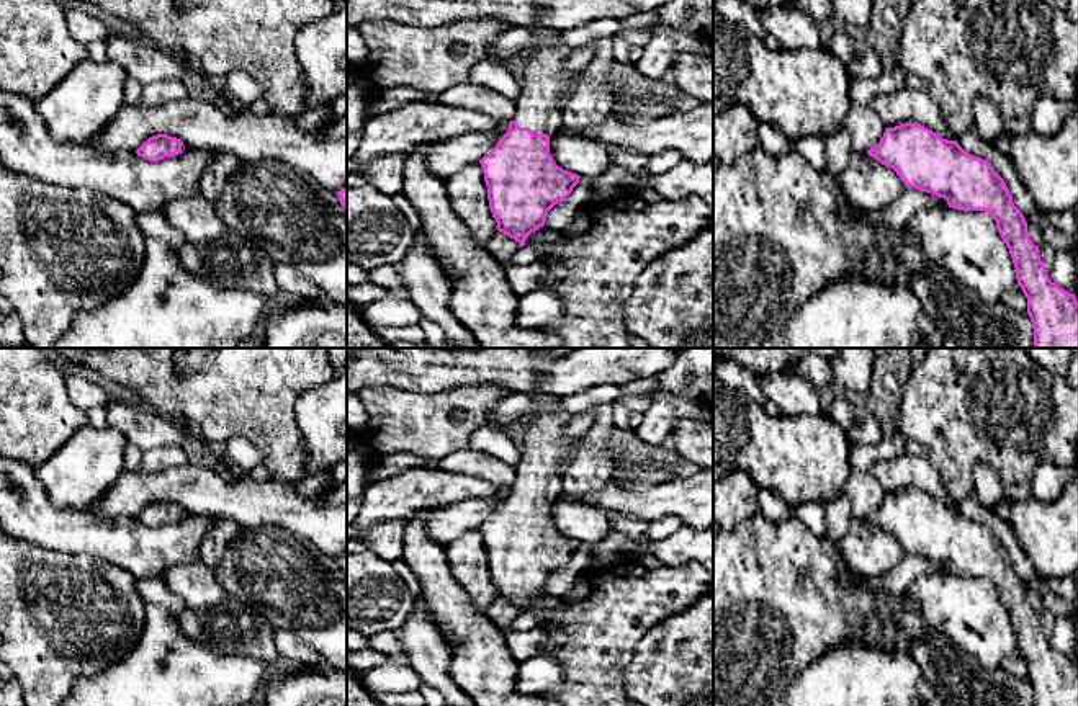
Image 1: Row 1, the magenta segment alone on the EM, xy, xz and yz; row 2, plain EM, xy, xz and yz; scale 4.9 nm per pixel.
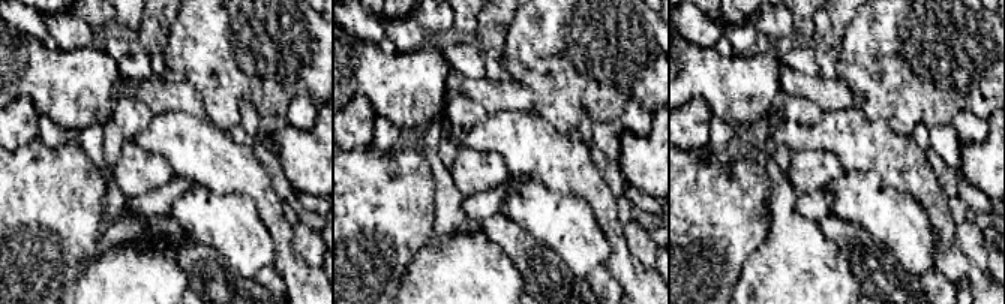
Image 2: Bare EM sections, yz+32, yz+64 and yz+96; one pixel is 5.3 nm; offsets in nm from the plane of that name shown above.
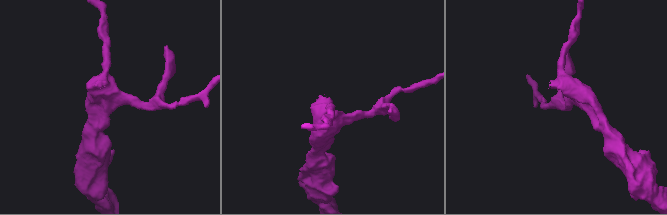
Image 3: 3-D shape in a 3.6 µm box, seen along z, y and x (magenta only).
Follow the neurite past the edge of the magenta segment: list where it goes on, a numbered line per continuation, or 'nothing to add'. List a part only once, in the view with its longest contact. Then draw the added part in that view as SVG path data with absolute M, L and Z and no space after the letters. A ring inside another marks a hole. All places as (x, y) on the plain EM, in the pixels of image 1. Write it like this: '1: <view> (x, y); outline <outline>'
1: xz (545, 450); outline M530 394L538 410L527 418L517 477L510 487L535 500L553 502L563 494L563 466L574 443L564 430L571 413L559 409L559 397Z

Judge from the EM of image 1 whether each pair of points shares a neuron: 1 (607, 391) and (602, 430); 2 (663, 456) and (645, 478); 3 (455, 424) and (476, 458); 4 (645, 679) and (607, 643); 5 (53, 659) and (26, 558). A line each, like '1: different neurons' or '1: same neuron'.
1: different neurons
2: same neuron
3: different neurons
4: different neurons
5: same neuron

